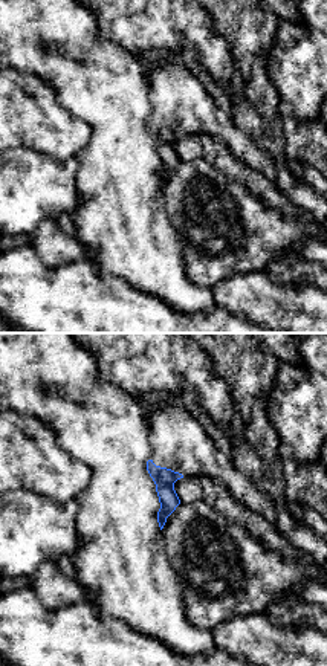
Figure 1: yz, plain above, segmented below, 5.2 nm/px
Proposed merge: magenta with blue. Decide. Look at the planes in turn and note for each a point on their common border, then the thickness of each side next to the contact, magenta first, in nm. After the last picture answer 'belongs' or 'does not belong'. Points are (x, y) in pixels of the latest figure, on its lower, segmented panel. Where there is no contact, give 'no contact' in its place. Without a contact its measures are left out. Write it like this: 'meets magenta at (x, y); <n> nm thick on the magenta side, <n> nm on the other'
no contact

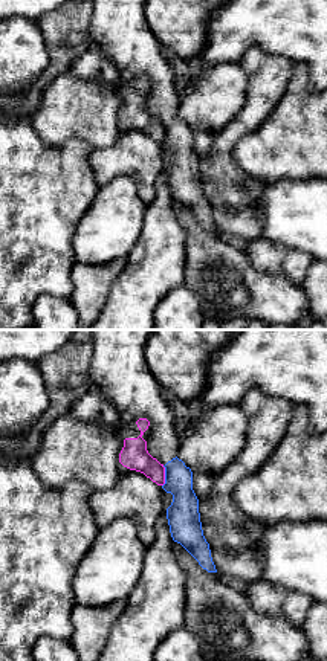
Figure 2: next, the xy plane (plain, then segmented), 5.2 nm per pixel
meets magenta at (164, 477); 140 nm thick on the magenta side, 170 nm on the other

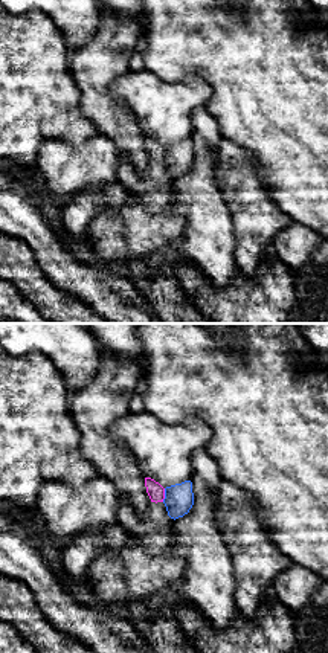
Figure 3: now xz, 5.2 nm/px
meets magenta at (164, 495); 90 nm thick on the magenta side, 160 nm on the other

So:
does not belong

